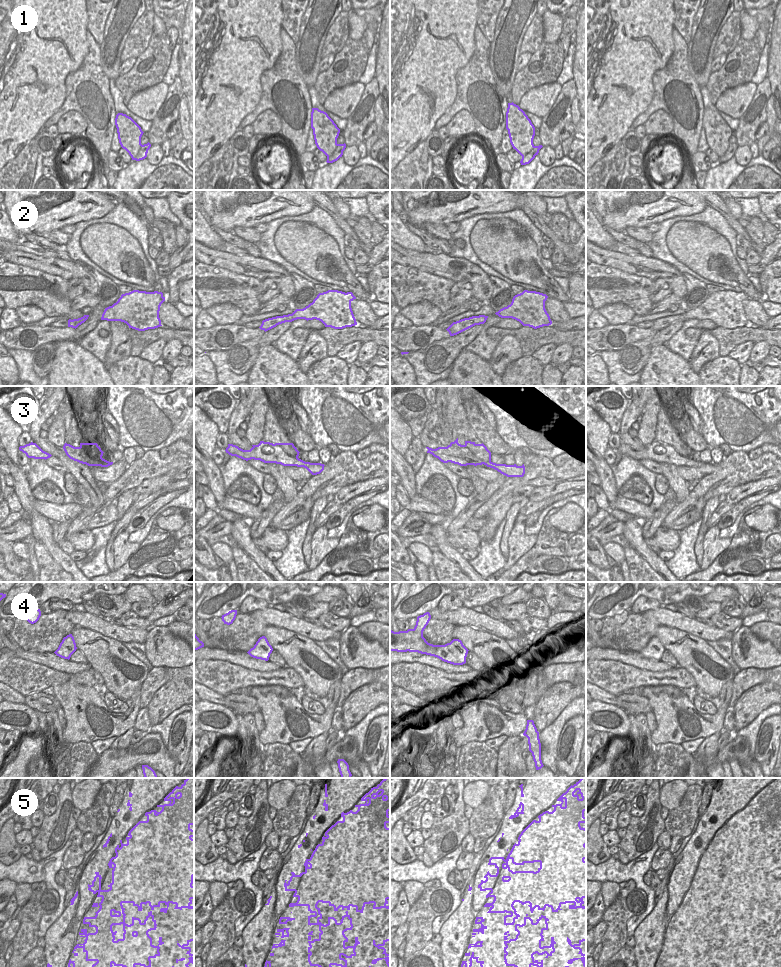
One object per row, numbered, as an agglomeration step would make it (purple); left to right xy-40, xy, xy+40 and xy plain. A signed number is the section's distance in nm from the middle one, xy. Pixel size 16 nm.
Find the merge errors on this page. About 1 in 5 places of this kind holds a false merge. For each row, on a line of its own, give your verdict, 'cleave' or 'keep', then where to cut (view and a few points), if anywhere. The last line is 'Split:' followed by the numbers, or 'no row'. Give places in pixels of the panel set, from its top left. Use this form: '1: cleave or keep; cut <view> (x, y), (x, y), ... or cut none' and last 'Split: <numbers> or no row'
1: keep; cut none
2: keep; cut none
3: keep; cut none
4: keep; cut none
5: keep; cut none
Split: no row

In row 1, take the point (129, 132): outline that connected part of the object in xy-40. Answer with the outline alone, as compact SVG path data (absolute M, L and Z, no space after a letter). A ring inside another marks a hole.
M118 113L115 118L118 139L121 147L125 149L132 160L140 161L147 157L151 144L141 144L143 131L141 127L129 116Z

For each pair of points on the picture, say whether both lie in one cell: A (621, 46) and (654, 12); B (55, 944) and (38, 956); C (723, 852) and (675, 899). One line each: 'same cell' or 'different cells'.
A: same cell
B: different cells
C: same cell

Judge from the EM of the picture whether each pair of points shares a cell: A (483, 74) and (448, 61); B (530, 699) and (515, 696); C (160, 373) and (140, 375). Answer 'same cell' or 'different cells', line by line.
A: different cells
B: same cell
C: different cells

